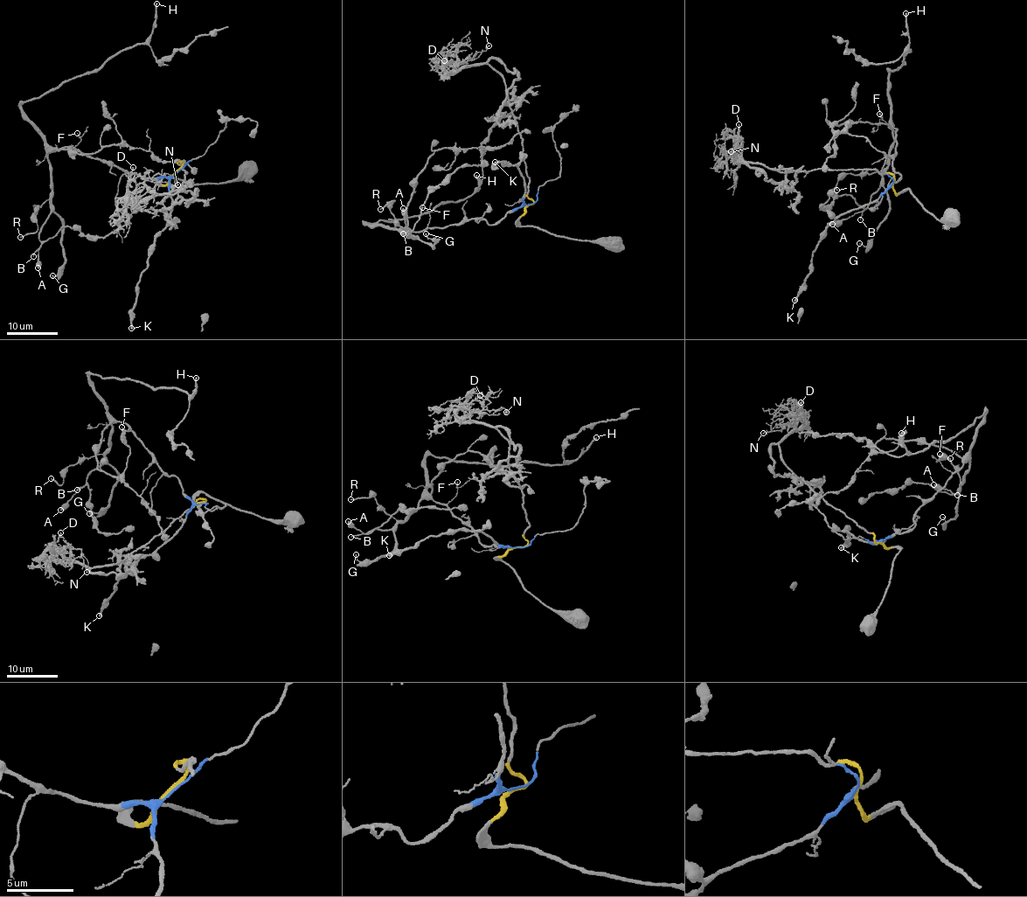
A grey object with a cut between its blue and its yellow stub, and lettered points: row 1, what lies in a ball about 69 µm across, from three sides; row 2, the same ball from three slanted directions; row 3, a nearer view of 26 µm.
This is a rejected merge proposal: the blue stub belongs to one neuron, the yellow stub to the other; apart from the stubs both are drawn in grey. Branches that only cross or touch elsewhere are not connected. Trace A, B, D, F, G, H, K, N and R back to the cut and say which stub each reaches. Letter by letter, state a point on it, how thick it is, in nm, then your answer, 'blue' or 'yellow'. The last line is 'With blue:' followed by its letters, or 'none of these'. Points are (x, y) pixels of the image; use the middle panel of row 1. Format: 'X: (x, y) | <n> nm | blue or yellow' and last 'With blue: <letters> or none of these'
A: (403, 208) | 400 nm | blue
B: (403, 233) | 140 nm | blue
D: (444, 60) | 160 nm | yellow
F: (422, 207) | 110 nm | blue
G: (426, 233) | 130 nm | blue
H: (476, 175) | 260 nm | blue
K: (495, 162) | 340 nm | blue
N: (489, 45) | 80 nm | yellow
R: (380, 209) | 150 nm | blue
With blue: A, B, F, G, H, K, R

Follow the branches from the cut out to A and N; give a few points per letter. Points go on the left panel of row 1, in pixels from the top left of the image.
A: (176, 171), (157, 178), (139, 176), (72, 148), (52, 149), (47, 153), (51, 210), (42, 227), (38, 268)
N: (176, 171), (183, 161), (183, 191), (138, 202), (132, 197), (156, 174), (167, 173), (177, 184)

